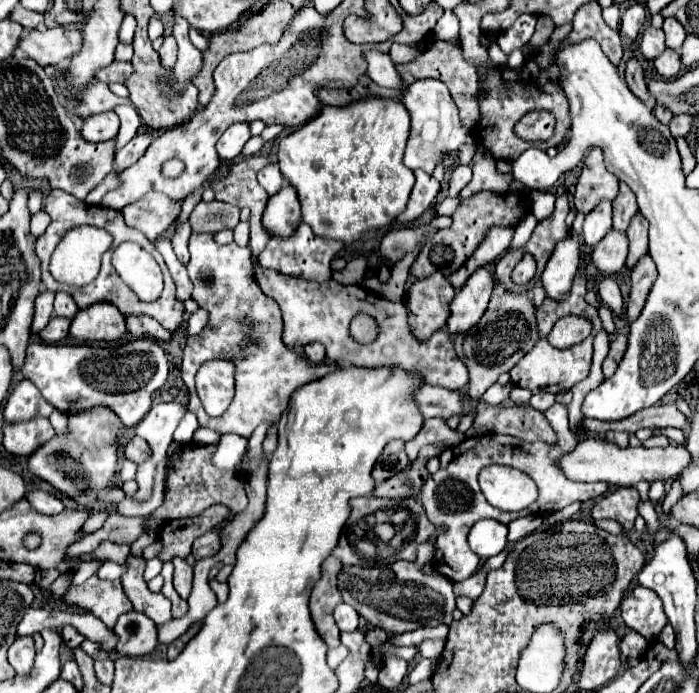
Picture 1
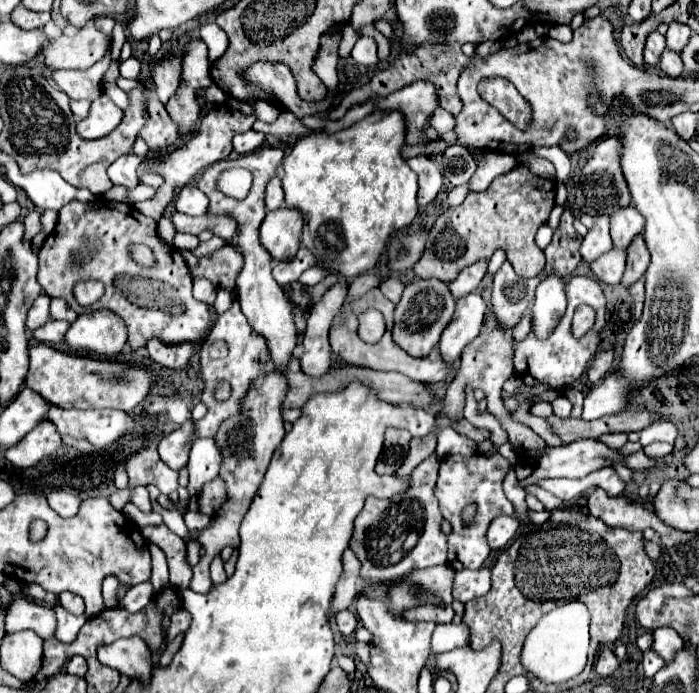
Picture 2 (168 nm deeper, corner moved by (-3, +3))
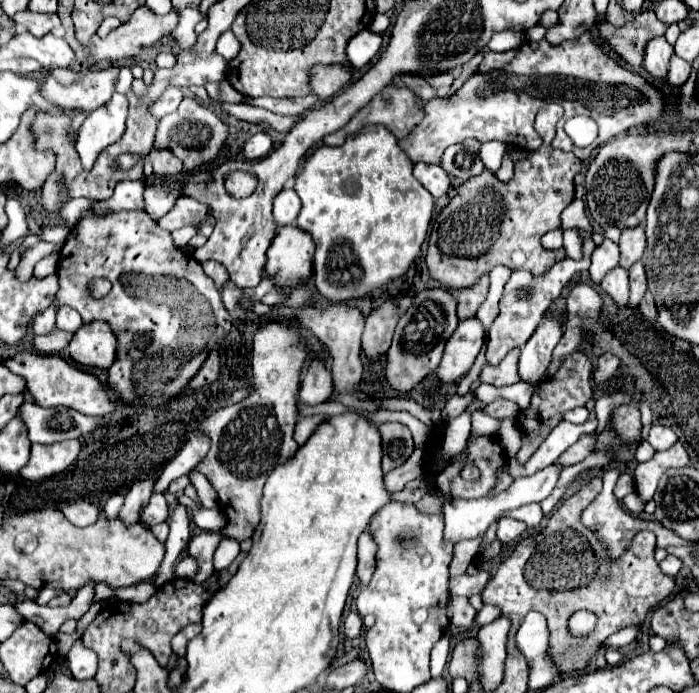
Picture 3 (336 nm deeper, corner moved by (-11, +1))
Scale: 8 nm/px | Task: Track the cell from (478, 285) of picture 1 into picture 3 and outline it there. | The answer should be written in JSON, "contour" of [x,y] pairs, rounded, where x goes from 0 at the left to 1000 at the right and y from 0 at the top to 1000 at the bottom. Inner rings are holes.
{"contour":[[[685,462],[657,465],[651,482],[639,491],[634,519],[622,537],[631,554],[648,554],[668,540],[691,499],[691,485],[694,476]]]}

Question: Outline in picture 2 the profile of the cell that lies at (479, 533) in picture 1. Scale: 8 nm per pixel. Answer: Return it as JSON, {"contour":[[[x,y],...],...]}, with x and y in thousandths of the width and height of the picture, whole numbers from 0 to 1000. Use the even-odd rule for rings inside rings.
{"contour":[[[714,745],[702,750],[697,765],[697,785],[705,794],[717,794],[725,788],[725,782],[740,771],[742,753],[737,745]]]}

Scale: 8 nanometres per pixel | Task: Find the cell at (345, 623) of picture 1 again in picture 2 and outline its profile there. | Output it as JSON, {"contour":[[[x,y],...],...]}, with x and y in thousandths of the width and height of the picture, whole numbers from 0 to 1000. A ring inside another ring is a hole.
{"contour":[[[502,880],[485,883],[485,886],[479,889],[479,895],[482,895],[482,903],[485,903],[488,915],[494,915],[494,918],[502,918],[502,915],[508,912],[508,906],[511,906],[511,889],[508,889],[508,883],[502,883]]]}

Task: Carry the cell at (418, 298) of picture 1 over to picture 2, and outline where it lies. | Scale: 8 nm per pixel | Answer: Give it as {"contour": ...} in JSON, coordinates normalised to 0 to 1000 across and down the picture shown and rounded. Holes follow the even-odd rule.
{"contour":[[[594,404],[588,407],[577,427],[574,436],[565,444],[565,476],[562,476],[562,491],[588,514],[611,514],[617,502],[628,494],[628,485],[634,473],[642,468],[651,444],[651,430],[645,427],[645,418],[637,407],[631,404]]]}

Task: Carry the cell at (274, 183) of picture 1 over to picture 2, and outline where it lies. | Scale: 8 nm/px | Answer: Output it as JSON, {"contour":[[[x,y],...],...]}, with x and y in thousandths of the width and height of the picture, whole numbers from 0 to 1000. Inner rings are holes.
{"contour":[[[391,254],[385,263],[382,263],[382,300],[385,303],[396,303],[405,297],[405,271],[402,271],[402,260],[396,254]]]}

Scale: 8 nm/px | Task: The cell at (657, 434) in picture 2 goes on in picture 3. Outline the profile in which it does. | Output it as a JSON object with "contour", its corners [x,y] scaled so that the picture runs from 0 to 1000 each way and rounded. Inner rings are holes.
{"contour":[[[931,615],[931,623],[928,623],[928,632],[926,638],[937,646],[937,649],[954,649],[960,646],[966,638],[969,638],[969,629],[960,618],[954,615]]]}

